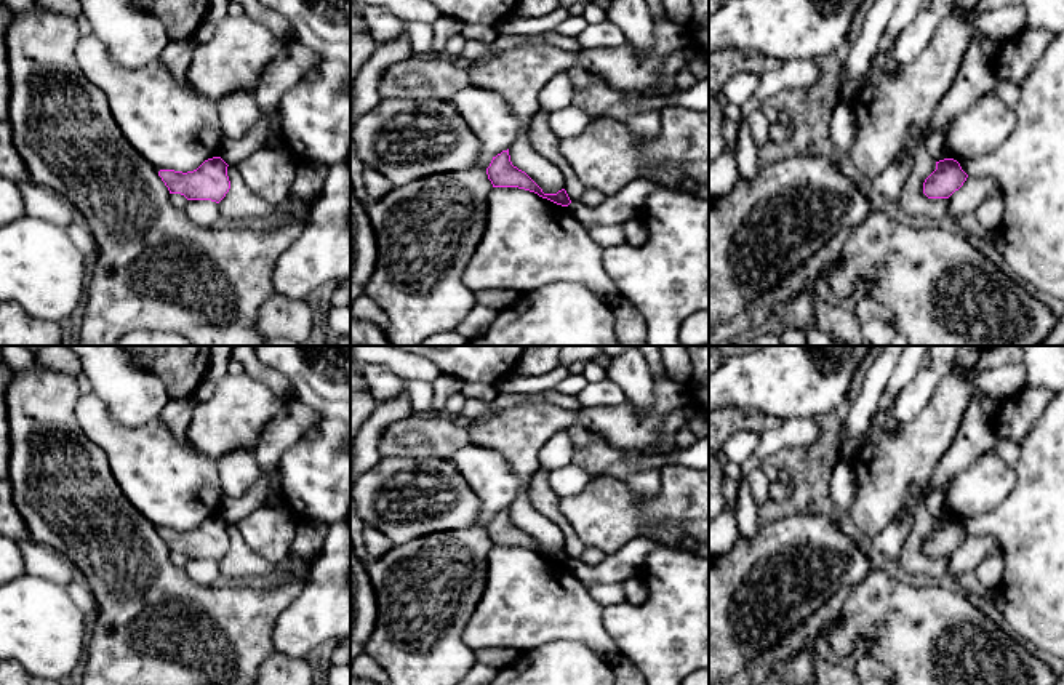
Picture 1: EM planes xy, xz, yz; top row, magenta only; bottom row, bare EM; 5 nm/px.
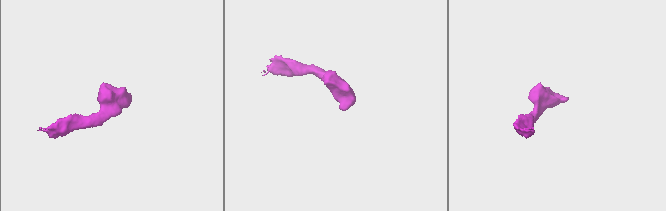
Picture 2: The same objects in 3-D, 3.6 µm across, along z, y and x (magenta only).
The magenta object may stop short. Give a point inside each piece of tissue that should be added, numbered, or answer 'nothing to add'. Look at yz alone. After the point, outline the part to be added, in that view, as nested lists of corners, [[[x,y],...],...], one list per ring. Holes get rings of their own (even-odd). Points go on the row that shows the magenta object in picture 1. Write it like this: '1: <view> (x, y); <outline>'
nothing to add

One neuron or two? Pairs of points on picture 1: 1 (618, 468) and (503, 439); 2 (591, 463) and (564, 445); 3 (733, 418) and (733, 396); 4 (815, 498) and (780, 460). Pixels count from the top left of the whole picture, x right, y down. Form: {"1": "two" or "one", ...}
{"1": "two", "2": "two", "3": "two", "4": "one"}

